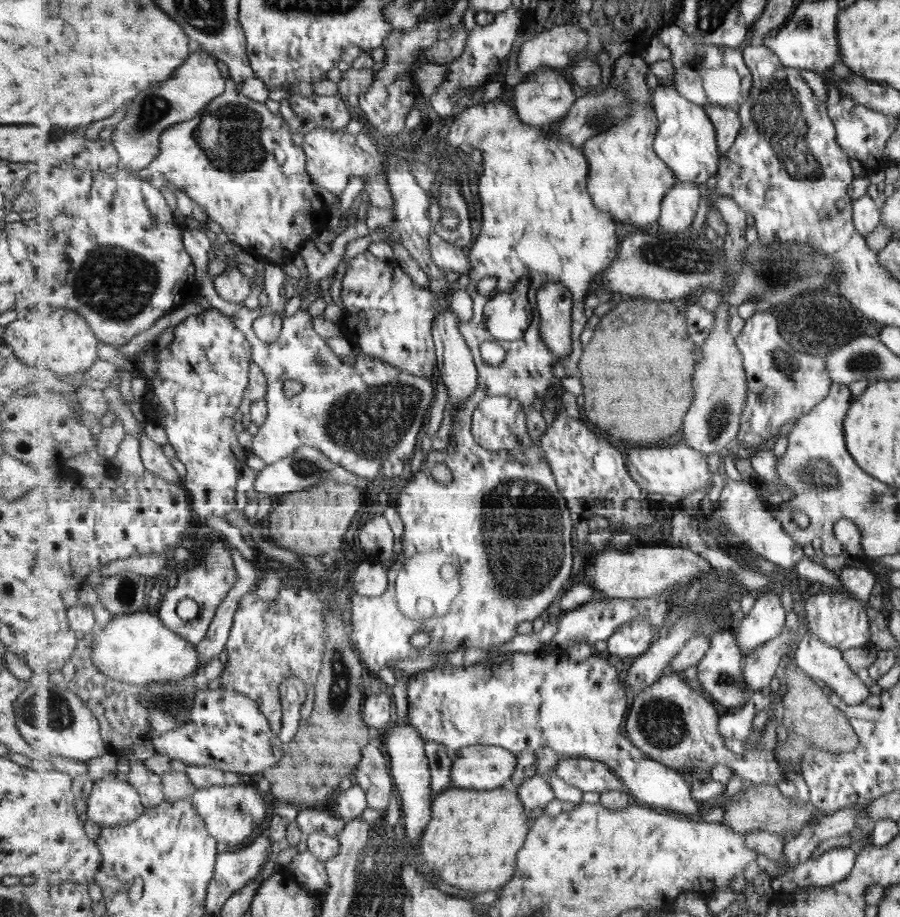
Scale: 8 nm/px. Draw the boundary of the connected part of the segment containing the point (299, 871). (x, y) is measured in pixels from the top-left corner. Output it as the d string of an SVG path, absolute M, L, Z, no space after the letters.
M306 849L304 852L296 854L292 858L289 868L303 888L320 894L328 891L326 866L311 850Z

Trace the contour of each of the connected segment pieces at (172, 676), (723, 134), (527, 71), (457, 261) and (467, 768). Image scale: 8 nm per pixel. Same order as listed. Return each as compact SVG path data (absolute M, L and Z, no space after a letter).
M143 610L137 613L113 616L100 631L92 633L93 662L100 670L115 680L129 684L177 681L197 673L201 667L201 654L197 654L197 645L189 642L171 630L155 612Z
M705 105L703 107L708 111L709 118L712 118L716 127L720 154L725 156L741 133L743 122L741 122L740 114L731 107L722 107L721 105Z
M569 24L553 26L539 36L524 42L518 54L519 70L529 77L540 69L569 66L571 60L589 44L589 36L585 30Z
M436 230L431 232L429 244L431 244L431 252L433 252L433 262L439 268L443 268L445 271L454 271L457 274L471 274L473 264L471 264L469 253L462 247L447 242L436 233Z
M467 746L453 758L451 785L481 791L509 787L517 766L516 756L513 751L500 746Z

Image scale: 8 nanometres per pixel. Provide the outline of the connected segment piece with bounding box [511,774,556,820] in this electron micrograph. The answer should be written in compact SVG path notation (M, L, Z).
M534 774L524 778L521 783L511 789L518 794L519 800L525 808L527 820L530 819L530 812L533 809L544 809L551 800L555 800L556 794L544 775Z

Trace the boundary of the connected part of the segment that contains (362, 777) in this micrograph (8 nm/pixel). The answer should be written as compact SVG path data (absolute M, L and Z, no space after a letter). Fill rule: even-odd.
M369 743L363 747L362 759L352 775L353 783L359 784L367 794L368 808L384 813L391 802L394 780L390 757Z

